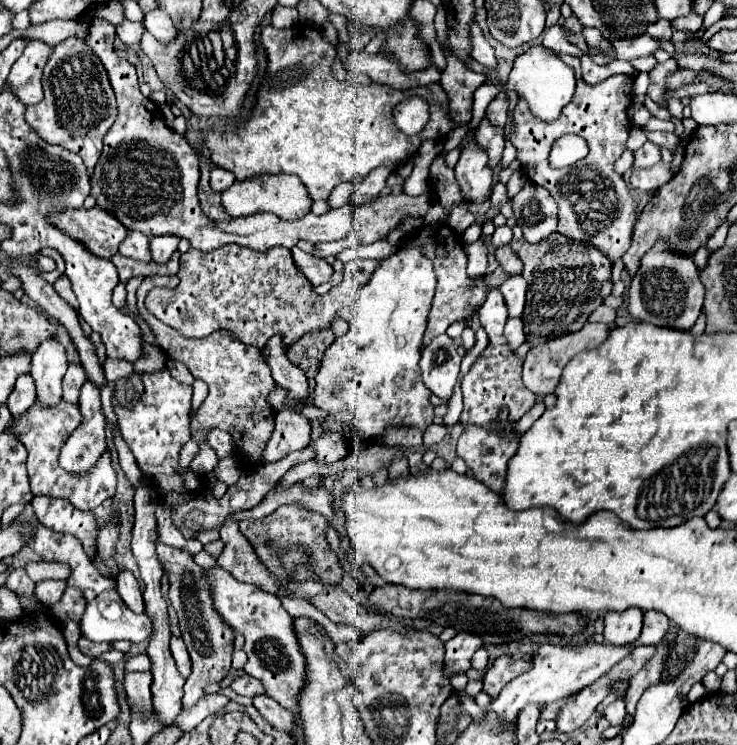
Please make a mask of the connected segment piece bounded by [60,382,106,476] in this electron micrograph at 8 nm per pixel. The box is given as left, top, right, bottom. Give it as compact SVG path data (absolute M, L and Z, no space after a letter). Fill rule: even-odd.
M86 382L80 396L82 424L72 432L60 452L60 466L74 476L88 474L106 450L104 414L100 410L100 390Z

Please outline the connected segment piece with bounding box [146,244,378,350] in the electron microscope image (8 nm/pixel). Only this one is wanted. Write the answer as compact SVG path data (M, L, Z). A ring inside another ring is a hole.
M232 244L208 253L190 248L180 256L178 288L154 288L146 298L146 308L158 320L188 338L204 338L214 330L226 330L242 344L264 350L268 340L280 334L282 346L290 348L304 334L330 328L338 310L356 300L360 288L370 280L376 264L378 262L374 260L348 262L342 282L326 296L318 296L314 288L298 276L290 250L283 246L274 246L264 252Z

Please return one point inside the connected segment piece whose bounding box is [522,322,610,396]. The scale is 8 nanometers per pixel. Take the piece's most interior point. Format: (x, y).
(544, 364)

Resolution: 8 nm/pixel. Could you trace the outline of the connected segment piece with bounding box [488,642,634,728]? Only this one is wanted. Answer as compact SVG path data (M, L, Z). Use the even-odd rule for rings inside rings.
M606 642L602 644L586 644L586 646L552 646L552 644L544 644L540 646L538 654L532 660L532 670L514 678L510 684L506 684L502 688L502 692L492 700L492 704L488 706L500 720L502 728L514 726L518 722L520 712L524 710L526 704L536 704L538 708L544 708L556 700L562 700L566 696L578 694L582 688L590 686L592 682L596 682L604 672L608 672L616 662L620 662L622 658L626 658L630 654L634 646L626 646L626 648L614 648Z

